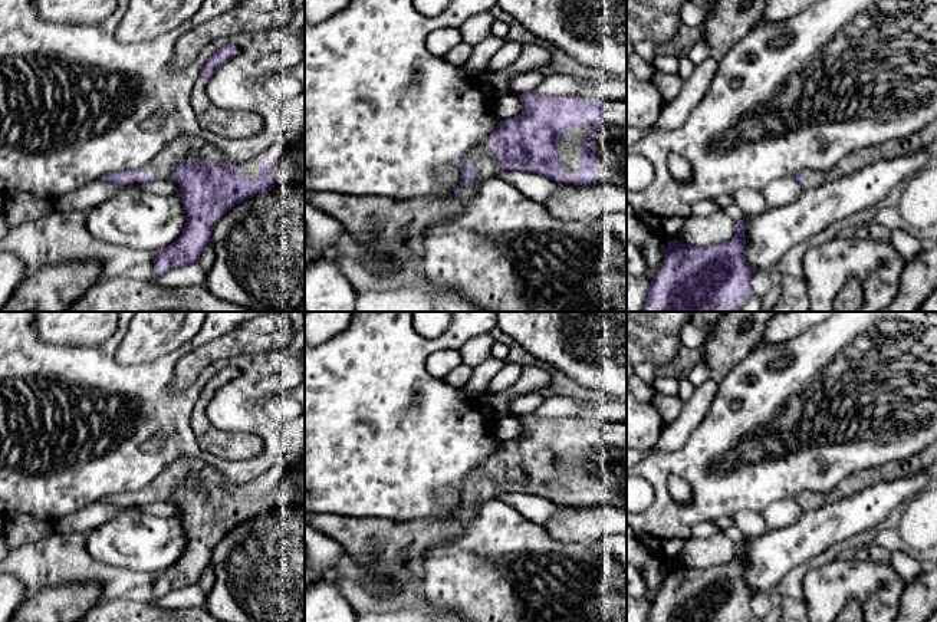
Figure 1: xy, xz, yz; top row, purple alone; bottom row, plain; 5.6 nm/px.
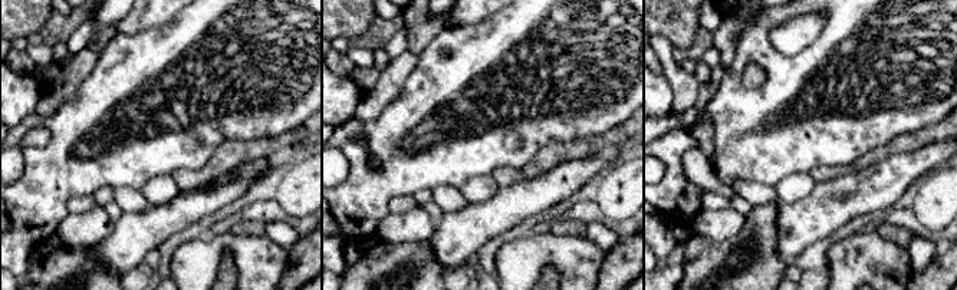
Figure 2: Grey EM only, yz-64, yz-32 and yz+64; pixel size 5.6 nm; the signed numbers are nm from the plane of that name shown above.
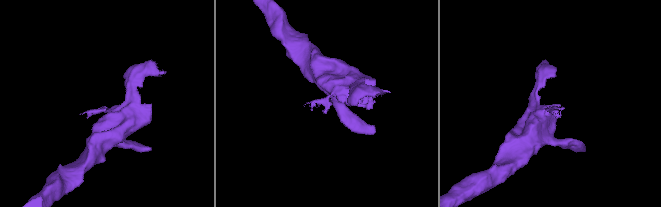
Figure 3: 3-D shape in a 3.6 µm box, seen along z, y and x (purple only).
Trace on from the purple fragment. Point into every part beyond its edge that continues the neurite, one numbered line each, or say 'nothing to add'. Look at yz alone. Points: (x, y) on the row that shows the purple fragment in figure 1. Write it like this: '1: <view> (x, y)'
1: yz (857, 160)

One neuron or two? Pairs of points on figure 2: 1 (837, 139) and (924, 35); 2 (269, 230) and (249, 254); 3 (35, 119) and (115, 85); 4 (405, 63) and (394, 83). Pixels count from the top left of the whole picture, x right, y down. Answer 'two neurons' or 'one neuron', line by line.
1: one neuron
2: two neurons
3: one neuron
4: one neuron

